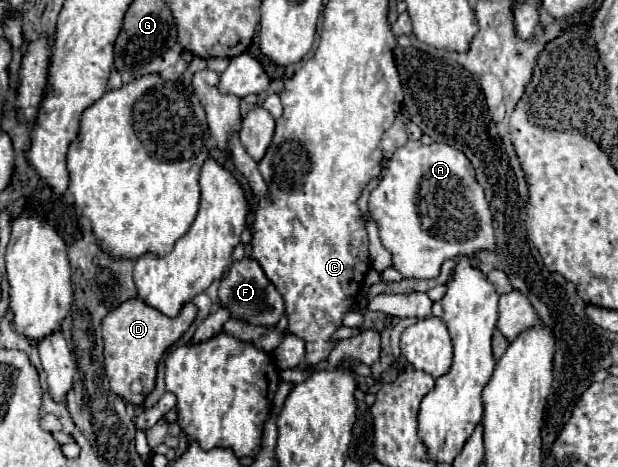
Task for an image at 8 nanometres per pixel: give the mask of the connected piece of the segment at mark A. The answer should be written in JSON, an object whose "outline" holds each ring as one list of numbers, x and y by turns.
{"outline":[[408,141,404,147,400,147,388,161,386,175,370,193,368,211,378,225,382,245,392,253,392,265,404,277,432,279,440,273,440,265,446,259,452,259,462,253,494,249,492,213,484,197,484,191,476,181,474,167,464,153,444,143,422,145,420,141]]}

